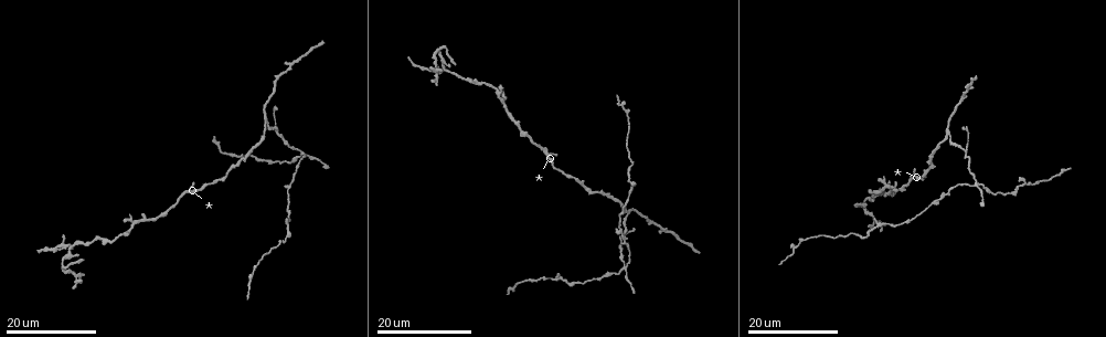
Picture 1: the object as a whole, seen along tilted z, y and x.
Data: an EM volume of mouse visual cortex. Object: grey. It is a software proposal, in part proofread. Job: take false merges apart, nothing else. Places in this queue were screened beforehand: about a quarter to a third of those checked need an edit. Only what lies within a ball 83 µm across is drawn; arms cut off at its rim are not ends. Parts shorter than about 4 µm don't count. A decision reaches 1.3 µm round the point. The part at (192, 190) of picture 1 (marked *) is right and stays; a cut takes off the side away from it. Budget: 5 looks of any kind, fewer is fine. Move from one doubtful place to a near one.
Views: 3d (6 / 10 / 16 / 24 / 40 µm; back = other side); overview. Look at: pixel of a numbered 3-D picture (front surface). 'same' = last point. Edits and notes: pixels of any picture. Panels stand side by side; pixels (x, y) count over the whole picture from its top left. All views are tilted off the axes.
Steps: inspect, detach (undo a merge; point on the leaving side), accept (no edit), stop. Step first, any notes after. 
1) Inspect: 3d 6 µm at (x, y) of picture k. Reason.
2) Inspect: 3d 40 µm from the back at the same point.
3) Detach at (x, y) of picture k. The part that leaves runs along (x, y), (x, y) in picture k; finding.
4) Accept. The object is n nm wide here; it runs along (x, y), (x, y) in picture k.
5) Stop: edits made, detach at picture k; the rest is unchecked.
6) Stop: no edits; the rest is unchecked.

Inspect: 3d 16 µm at (951, 136) of picture 1. Side arm on a straight run.

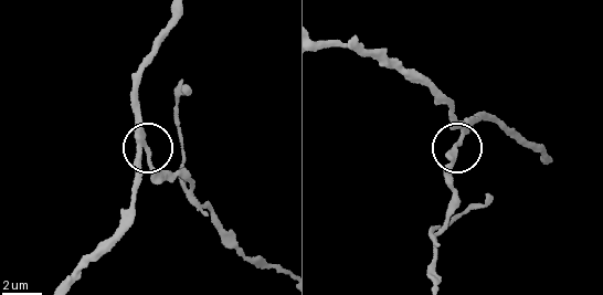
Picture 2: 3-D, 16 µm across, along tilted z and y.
Inspect: 3d 10 µm at (460, 139) of picture 2. Zoom in.

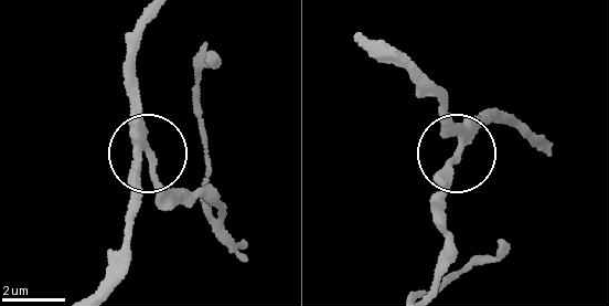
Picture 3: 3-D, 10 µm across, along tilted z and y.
Accept. The object is 270 nm wide here; it runs along (99, 287), (132, 217), (149, 147), (135, 111), (135, 60) in picture 3; all the same neuron.

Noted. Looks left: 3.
Inspect: 3d 16 µm at (966, 154) of picture 1. Three-way junction.

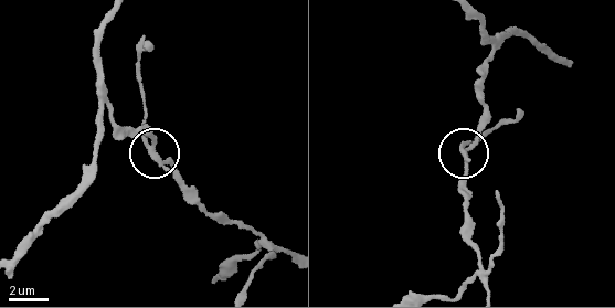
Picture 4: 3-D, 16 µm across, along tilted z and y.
Inspect: 3d 10 µm at (149, 150) of picture 4. Zoom in.

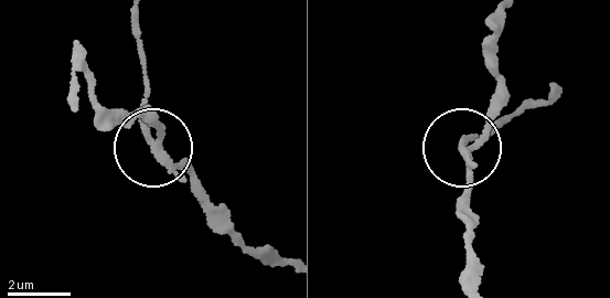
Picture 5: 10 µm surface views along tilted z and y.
Detach at (463, 138) of picture 5. The side arm is 6 µm long; two neurons meet here.

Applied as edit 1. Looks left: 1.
Stop: edits made, detach at picture 5; the rest is unchecked.

